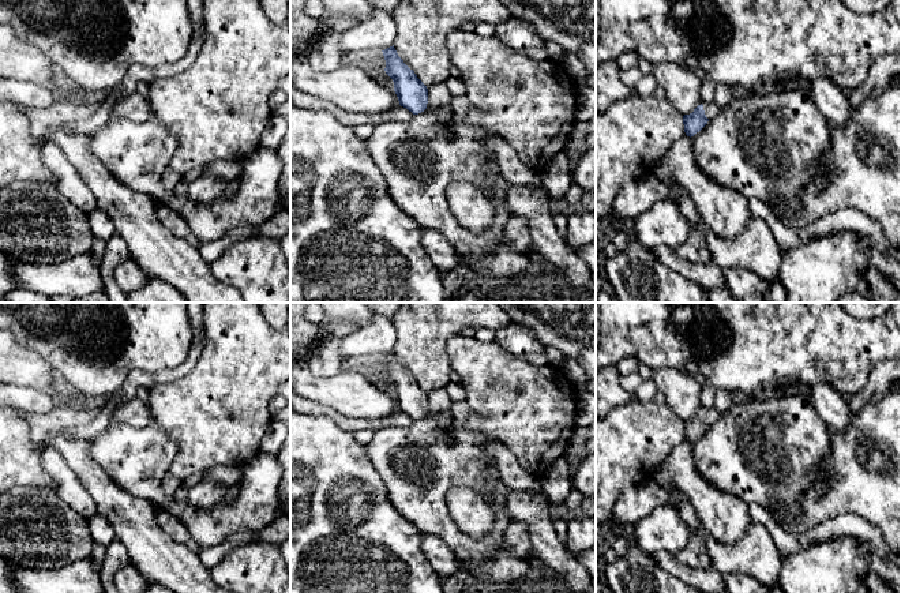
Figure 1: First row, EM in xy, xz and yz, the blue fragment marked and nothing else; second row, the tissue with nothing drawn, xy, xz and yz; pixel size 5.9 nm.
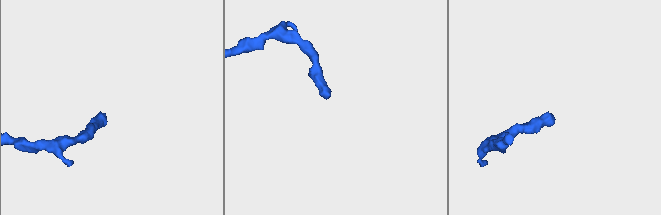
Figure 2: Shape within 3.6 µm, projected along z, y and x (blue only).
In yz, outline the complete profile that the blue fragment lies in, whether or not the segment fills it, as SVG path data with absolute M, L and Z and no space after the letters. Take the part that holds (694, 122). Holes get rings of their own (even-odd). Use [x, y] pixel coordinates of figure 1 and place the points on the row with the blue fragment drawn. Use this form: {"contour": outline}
{"contour": "M706 102L698 105L692 113L683 116L684 132L687 136L694 136L699 132L709 120L713 120L722 112L716 102Z"}

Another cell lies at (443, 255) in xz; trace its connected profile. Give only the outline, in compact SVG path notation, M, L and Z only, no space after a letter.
M421 229L421 245L440 274L453 271L459 263L450 241L436 229Z

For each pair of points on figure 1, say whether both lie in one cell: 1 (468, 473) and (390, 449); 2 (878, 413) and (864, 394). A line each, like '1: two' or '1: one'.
1: one
2: two

